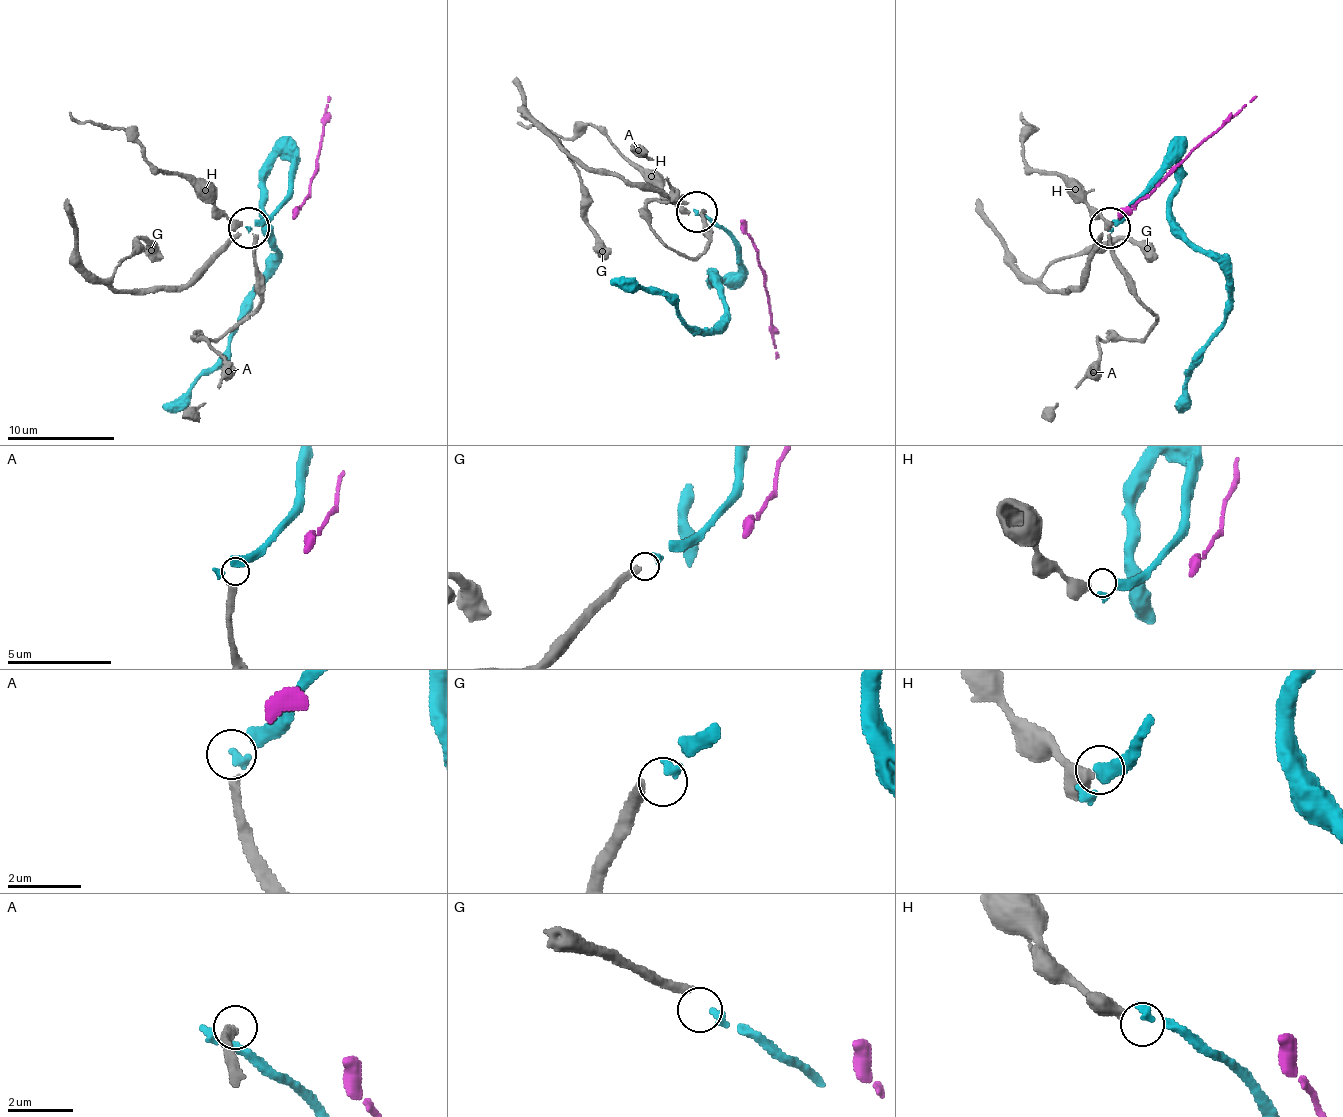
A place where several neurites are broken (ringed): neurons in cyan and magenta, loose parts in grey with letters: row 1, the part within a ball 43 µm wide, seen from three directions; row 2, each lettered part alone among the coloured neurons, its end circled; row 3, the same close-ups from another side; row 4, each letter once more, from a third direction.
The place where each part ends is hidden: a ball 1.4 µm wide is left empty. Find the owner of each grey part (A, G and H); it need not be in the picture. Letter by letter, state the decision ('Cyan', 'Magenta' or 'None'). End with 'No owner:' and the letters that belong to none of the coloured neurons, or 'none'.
A: None
G: Cyan
H: None
No owner: A, H

